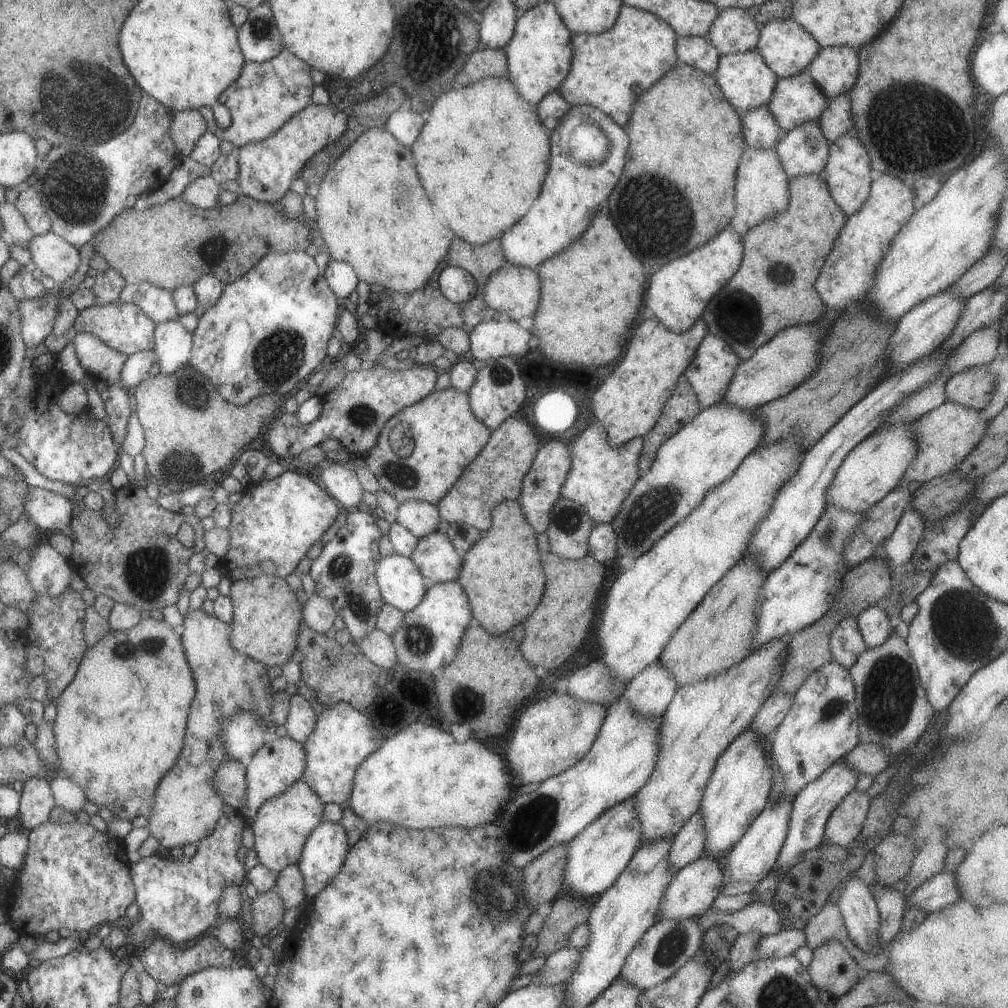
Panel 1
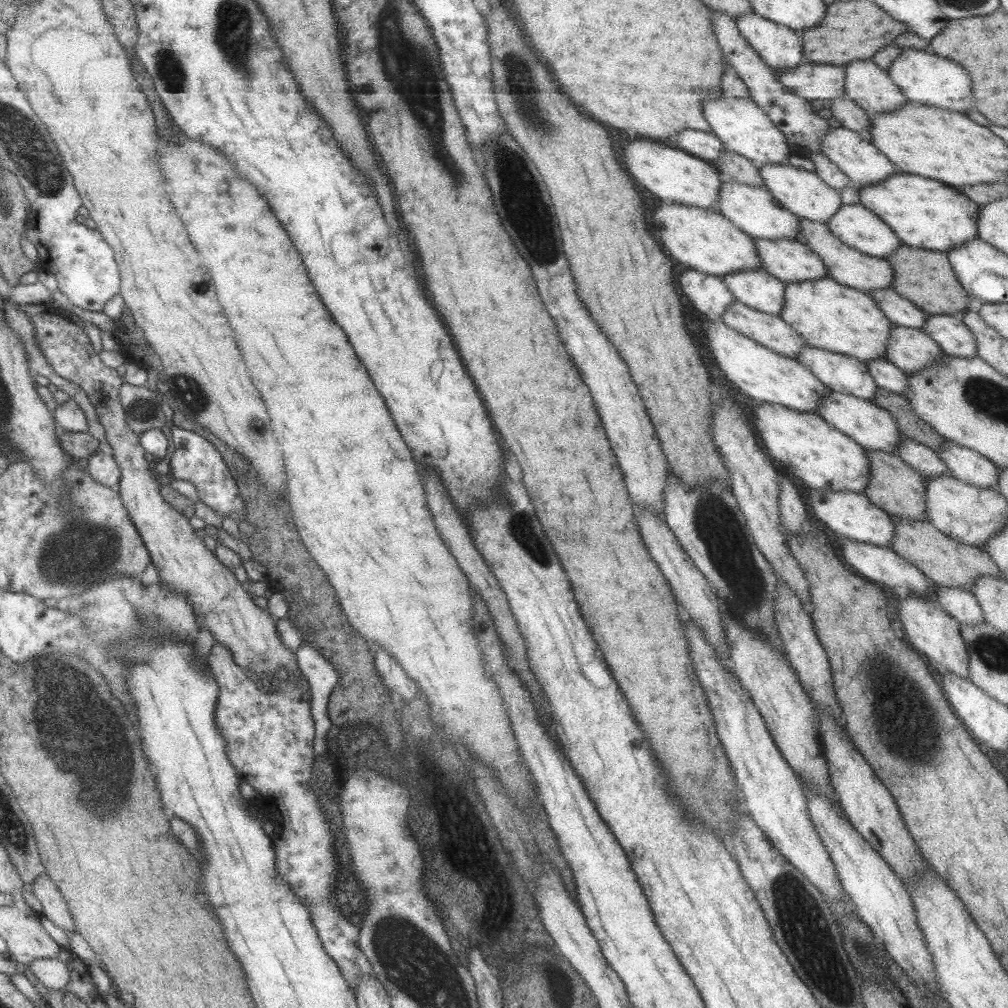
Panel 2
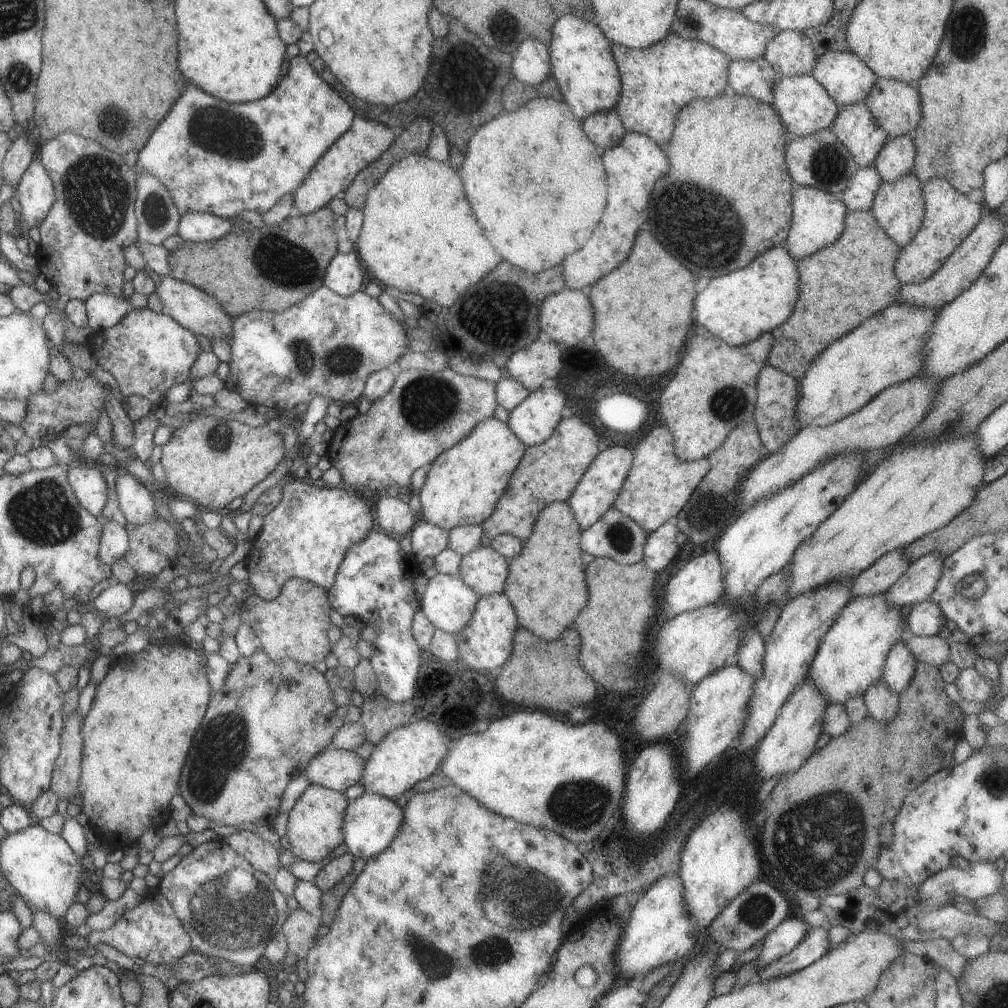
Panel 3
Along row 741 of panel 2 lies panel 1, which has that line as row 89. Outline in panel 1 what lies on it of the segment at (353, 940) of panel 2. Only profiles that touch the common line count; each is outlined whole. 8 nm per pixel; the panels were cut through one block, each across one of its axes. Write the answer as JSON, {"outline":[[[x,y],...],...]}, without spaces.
{"outline":[[[285,48],[265,62],[243,62],[237,80],[229,84],[218,98],[230,112],[229,126],[225,129],[217,127],[211,107],[198,108],[201,118],[205,120],[206,130],[212,132],[220,141],[229,141],[237,148],[269,138],[291,116],[295,116],[312,103],[311,96],[315,84],[310,79],[309,70],[308,64]]]}

